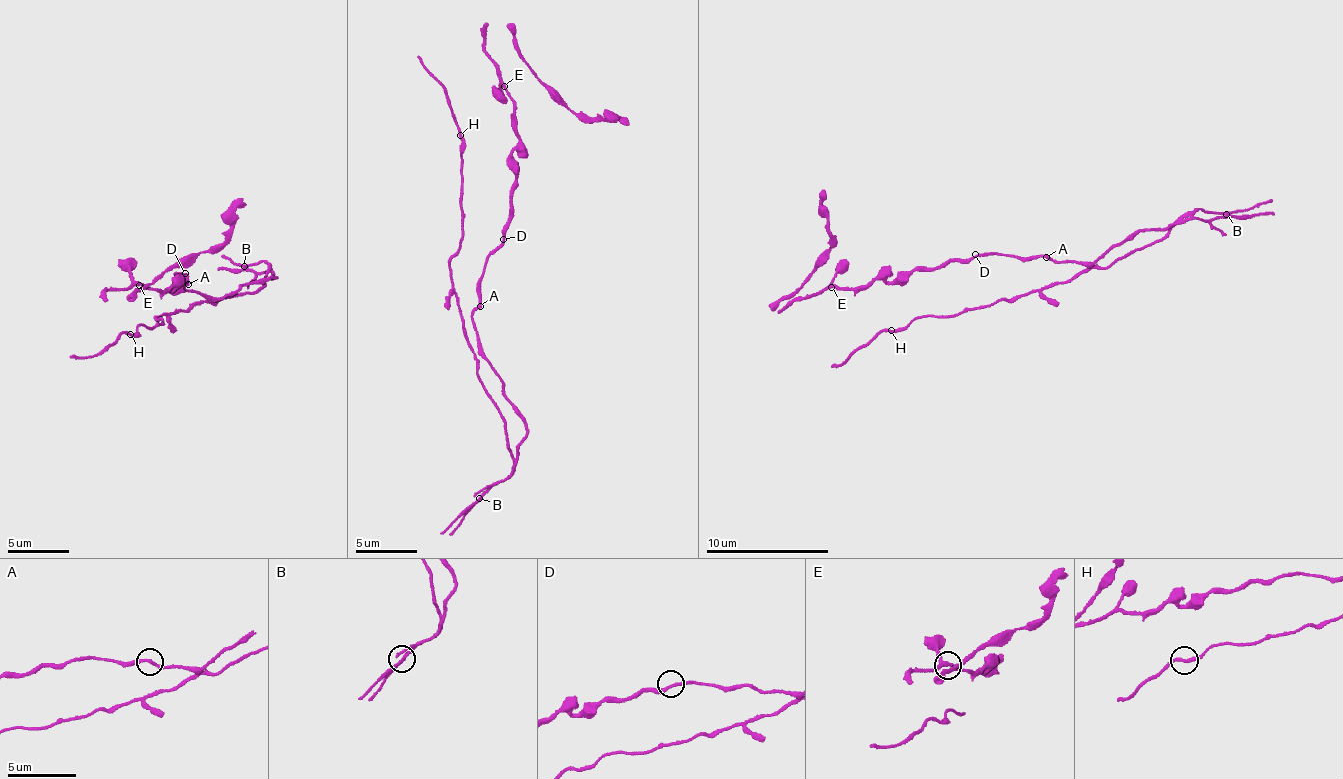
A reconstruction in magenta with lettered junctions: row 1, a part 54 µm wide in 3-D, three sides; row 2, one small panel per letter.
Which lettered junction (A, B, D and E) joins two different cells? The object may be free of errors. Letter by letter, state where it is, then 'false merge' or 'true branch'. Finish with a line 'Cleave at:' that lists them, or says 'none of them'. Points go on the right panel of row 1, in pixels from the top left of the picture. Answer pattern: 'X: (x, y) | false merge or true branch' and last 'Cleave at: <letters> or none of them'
A: (1046, 257) | true branch
B: (1226, 214) | false merge
D: (975, 254) | true branch
E: (831, 287) | true branch
Cleave at: B

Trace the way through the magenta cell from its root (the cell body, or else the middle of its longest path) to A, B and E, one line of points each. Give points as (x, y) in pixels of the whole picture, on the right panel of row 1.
A: (975, 257), (979, 255), (1046, 257)
B: (975, 257), (1017, 255), (1110, 266), (1131, 251), (1159, 243), (1190, 212), (1202, 209), (1225, 214)
E: (975, 257), (955, 258), (938, 266), (918, 267), (896, 277), (875, 277), (858, 287), (831, 287)

